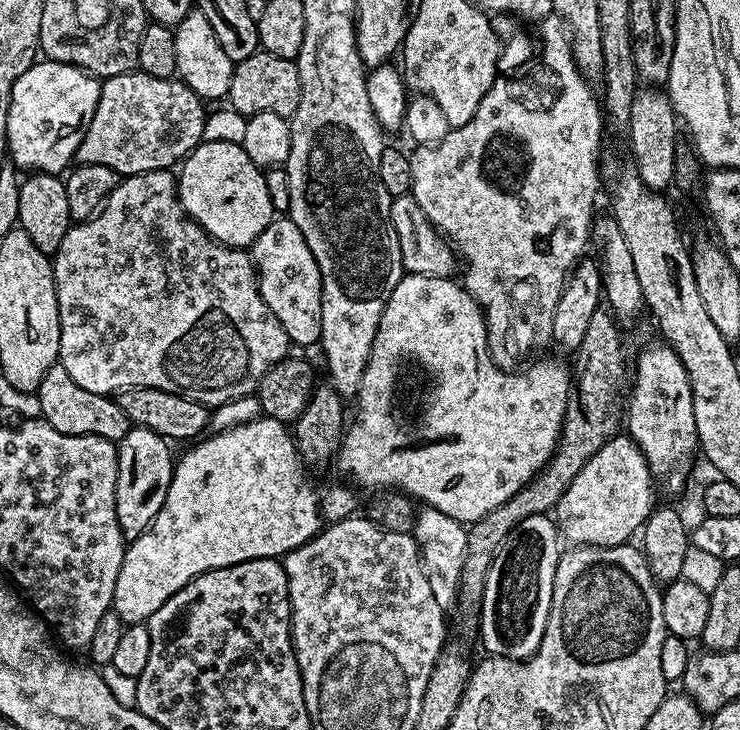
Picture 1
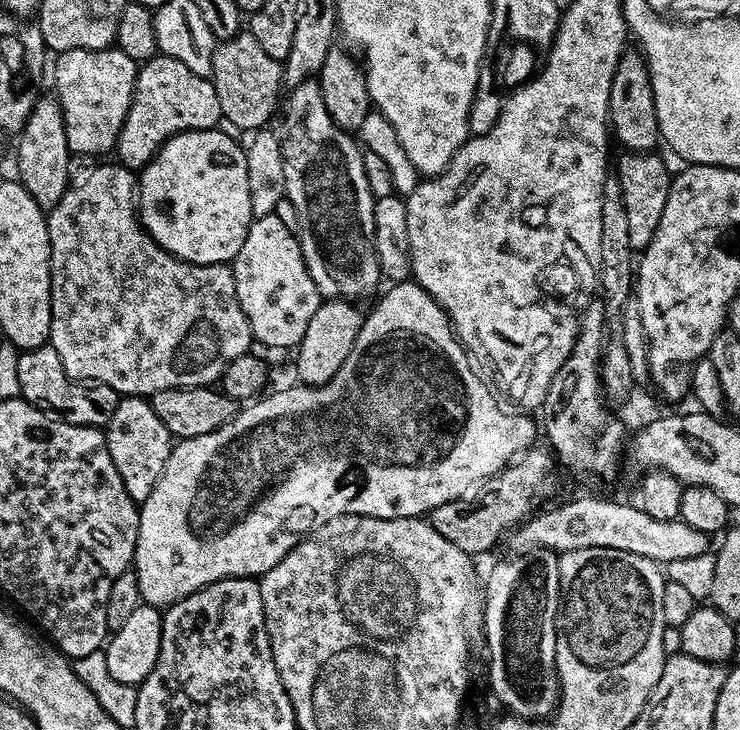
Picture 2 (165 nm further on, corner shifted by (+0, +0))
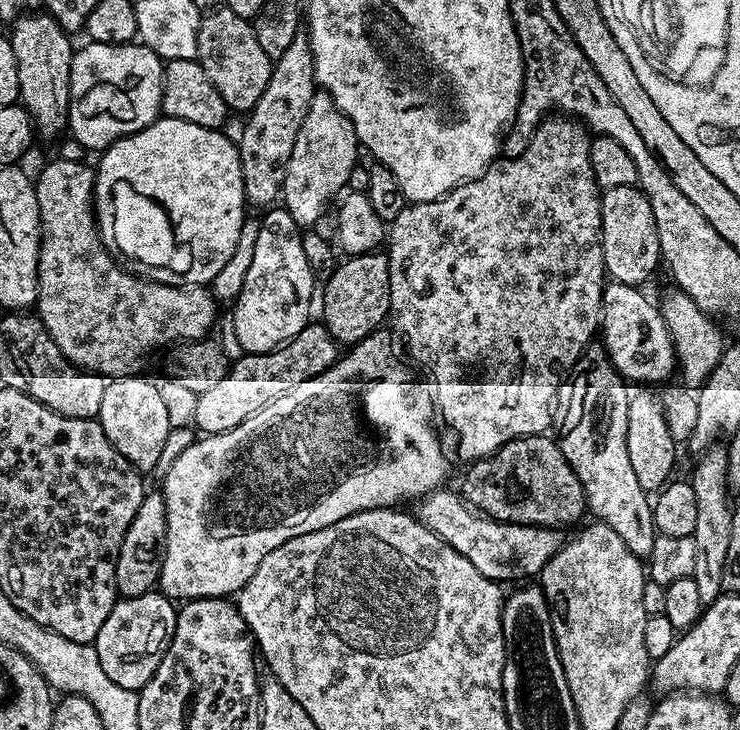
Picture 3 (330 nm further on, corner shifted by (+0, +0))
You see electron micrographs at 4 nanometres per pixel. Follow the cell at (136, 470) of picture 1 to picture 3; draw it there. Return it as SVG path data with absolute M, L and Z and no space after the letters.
M147 375L118 376L108 380L106 394L102 397L102 410L98 417L106 438L141 473L148 471L164 456L168 444L168 431L172 428L172 416L168 404L156 384L147 380Z

